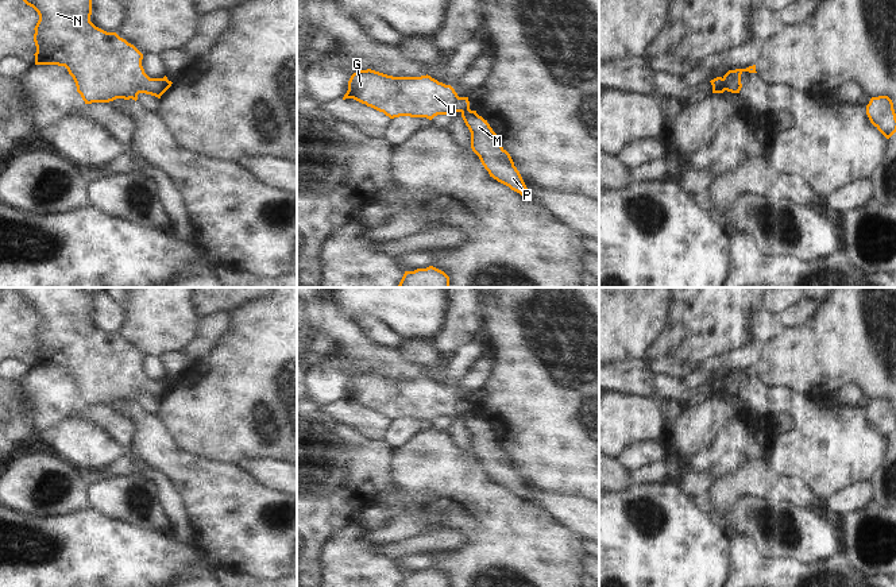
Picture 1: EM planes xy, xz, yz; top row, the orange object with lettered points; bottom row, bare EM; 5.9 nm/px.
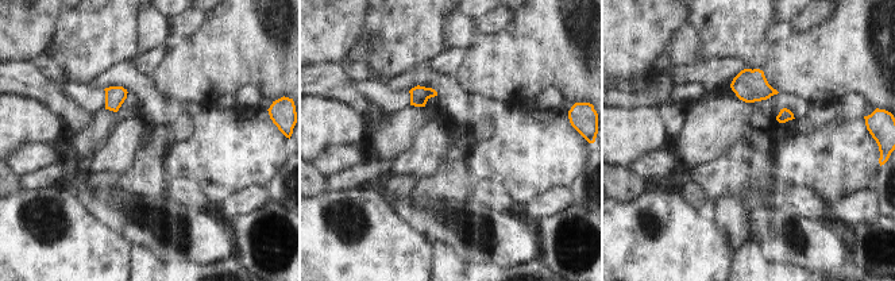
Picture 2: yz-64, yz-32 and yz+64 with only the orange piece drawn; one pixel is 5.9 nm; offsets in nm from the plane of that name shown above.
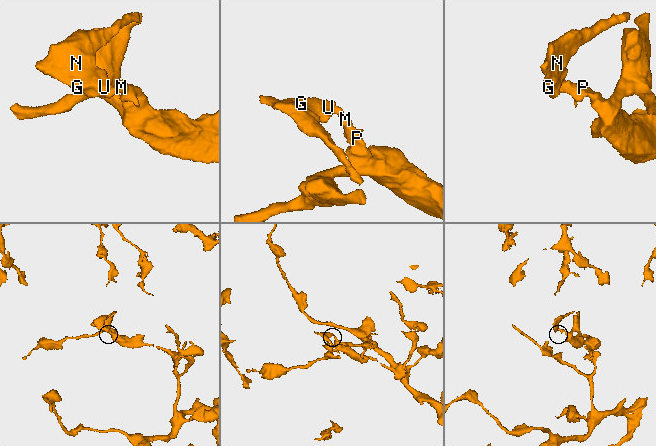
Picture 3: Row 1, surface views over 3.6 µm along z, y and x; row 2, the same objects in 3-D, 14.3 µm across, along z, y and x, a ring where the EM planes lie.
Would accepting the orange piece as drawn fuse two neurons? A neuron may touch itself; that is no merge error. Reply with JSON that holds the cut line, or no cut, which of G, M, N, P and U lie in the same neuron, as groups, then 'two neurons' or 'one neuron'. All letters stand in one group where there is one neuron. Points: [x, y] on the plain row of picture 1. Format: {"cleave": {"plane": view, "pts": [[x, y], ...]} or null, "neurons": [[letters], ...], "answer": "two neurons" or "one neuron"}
{"cleave": {"plane": "yz", "pts": [[722, 381], [726, 392]]}, "neurons": [["G", "N", "U"], ["M", "P"]], "answer": "two neurons"}

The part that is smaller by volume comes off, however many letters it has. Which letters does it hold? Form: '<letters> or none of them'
G, N, U

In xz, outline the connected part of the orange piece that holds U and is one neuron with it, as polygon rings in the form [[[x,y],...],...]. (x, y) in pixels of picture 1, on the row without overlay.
[[[371,371],[354,375],[343,402],[354,401],[383,414],[399,418],[426,420],[452,417],[470,412],[468,399],[459,399],[451,387],[430,378],[393,379]]]

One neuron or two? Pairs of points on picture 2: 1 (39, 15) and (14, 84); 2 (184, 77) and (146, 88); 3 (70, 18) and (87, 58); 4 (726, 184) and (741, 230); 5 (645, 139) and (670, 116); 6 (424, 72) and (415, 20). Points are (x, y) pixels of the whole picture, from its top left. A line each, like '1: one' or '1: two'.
1: two
2: two
3: one
4: two
5: two
6: two

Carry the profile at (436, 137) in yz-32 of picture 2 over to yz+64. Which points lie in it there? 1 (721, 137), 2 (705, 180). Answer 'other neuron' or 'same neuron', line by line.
1: other neuron
2: same neuron

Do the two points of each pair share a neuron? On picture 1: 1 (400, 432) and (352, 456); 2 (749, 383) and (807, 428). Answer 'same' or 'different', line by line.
1: different
2: same

